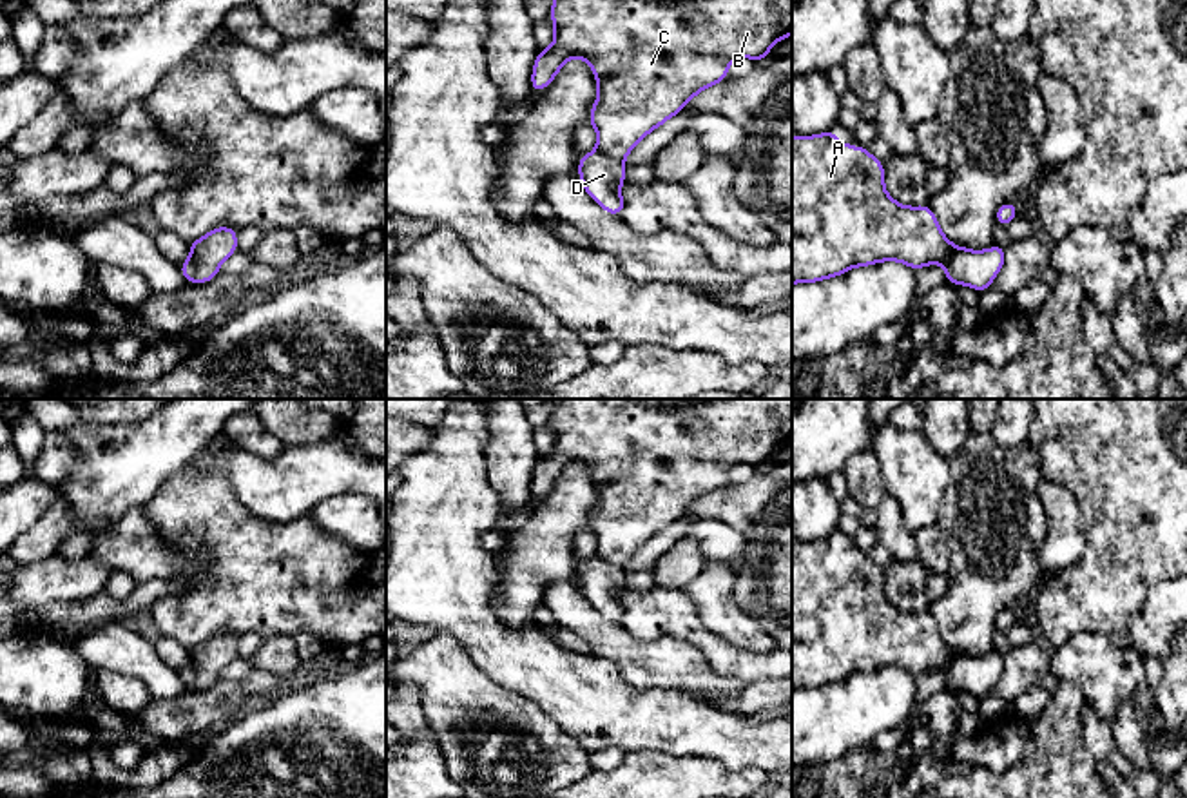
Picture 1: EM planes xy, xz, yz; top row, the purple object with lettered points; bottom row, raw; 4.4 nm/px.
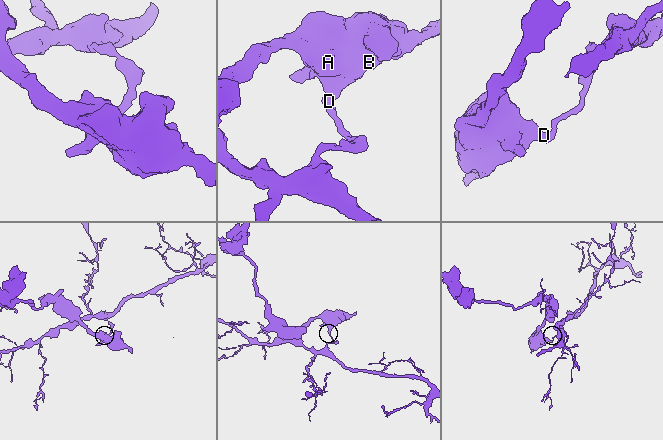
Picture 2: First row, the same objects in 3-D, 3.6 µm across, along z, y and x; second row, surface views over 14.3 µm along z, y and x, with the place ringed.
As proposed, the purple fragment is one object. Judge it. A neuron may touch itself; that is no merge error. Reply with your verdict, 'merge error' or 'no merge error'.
merge error

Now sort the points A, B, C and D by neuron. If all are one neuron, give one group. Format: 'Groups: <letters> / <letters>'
Groups: A B C / D

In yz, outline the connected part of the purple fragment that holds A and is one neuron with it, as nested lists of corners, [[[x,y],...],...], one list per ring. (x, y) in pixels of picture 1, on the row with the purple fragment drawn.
[[[830,129],[815,136],[792,138],[792,285],[817,283],[881,261],[901,261],[915,272],[939,263],[946,270],[957,247],[942,234],[931,207],[906,207],[892,200],[884,189],[884,163],[866,147],[854,149],[835,134],[837,131]]]

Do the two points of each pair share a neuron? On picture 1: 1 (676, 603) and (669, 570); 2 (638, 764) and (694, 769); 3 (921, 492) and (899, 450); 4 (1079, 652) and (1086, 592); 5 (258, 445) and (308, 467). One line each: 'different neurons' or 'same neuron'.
1: different neurons
2: same neuron
3: same neuron
4: different neurons
5: different neurons

